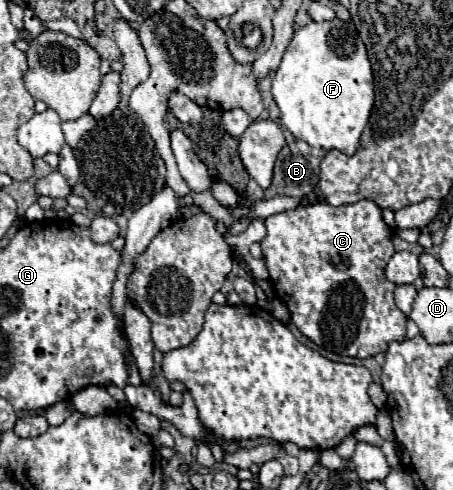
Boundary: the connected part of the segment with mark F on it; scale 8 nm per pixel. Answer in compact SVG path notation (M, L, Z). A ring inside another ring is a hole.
M334 18L330 22L310 22L294 32L290 46L286 48L280 66L276 68L272 80L272 96L280 108L280 122L300 140L310 146L324 150L340 150L344 154L354 154L358 150L360 134L368 122L372 104L374 104L374 82L372 68L364 48L364 42L358 36L358 30L352 22Z

